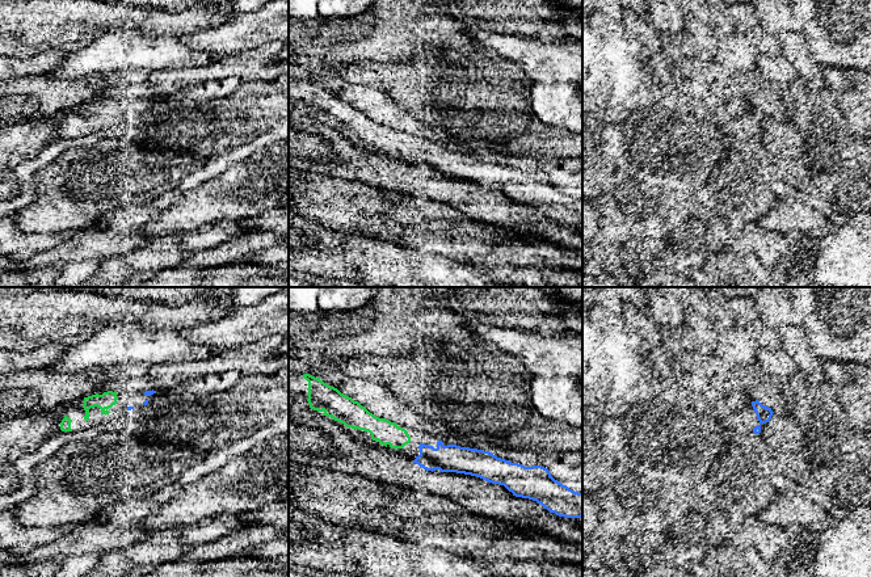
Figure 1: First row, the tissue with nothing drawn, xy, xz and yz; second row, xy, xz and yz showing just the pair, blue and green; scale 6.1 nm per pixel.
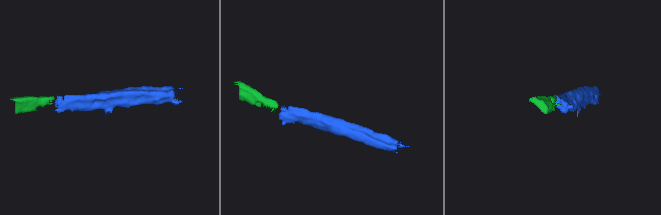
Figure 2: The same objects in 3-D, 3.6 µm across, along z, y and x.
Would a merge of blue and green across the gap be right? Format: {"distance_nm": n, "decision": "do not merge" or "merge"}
{"distance_nm": 60, "decision": "merge"}

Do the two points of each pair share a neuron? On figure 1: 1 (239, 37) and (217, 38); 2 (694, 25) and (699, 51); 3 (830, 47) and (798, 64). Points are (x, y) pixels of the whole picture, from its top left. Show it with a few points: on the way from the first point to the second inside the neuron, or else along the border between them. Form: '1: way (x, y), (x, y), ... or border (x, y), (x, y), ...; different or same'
1: way (234, 37), (222, 38); same
2: way (697, 32), (699, 45); same
3: border (806, 51), (812, 60); different

